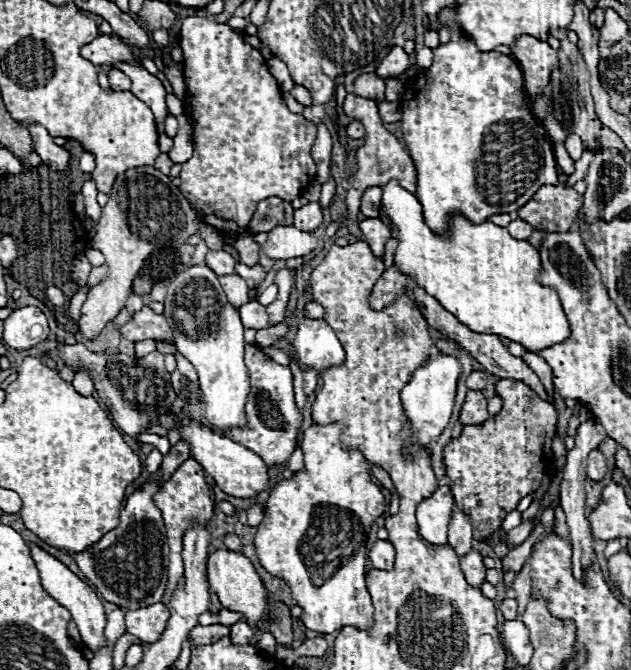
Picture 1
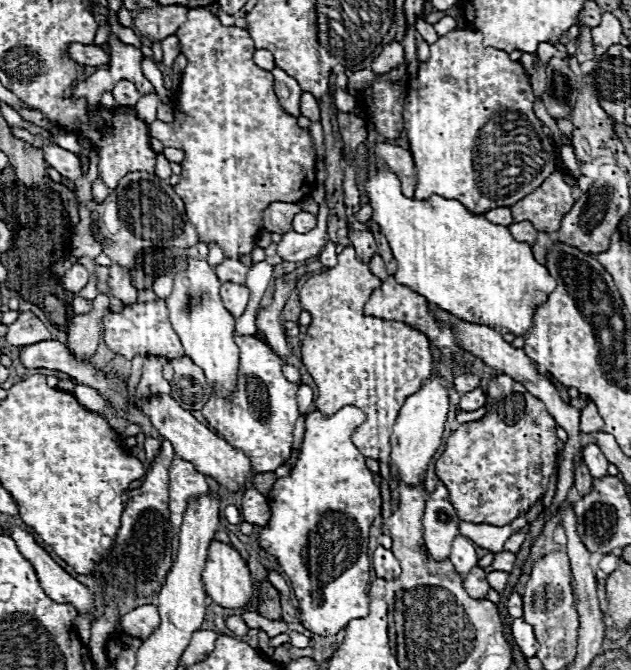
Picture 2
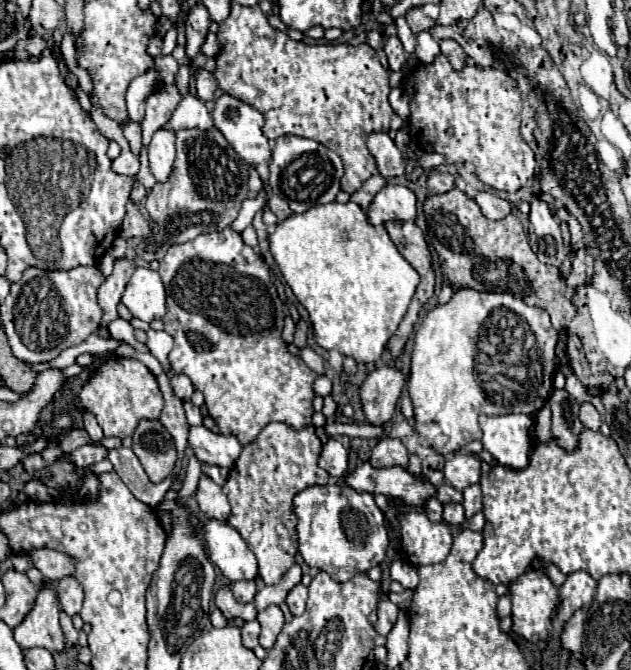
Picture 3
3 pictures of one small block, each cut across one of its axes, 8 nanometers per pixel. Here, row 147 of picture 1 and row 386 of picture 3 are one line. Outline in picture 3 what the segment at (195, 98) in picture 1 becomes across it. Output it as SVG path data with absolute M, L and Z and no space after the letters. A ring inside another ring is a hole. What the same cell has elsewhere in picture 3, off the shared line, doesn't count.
M224 228L222 232L210 232L210 234L200 234L198 238L190 240L190 242L184 242L180 246L172 246L166 256L160 260L160 268L158 268L158 274L162 278L162 284L166 288L166 314L162 318L164 322L164 332L168 332L174 340L174 348L170 350L168 354L168 362L170 362L170 372L172 374L186 374L194 388L200 390L204 394L204 400L206 400L206 406L208 406L208 414L210 418L216 422L216 426L220 428L220 432L224 436L236 436L242 446L254 442L254 438L260 434L260 430L270 424L270 422L284 422L288 426L292 426L294 430L302 430L306 426L310 426L310 420L312 420L312 414L314 414L314 408L312 408L312 400L314 400L314 380L316 380L316 372L312 372L304 362L302 358L298 356L292 356L282 340L282 324L284 324L284 304L280 302L278 298L278 292L276 292L276 286L270 284L270 272L268 268L264 268L264 260L258 258L258 254L246 246L240 238L238 232L234 232L232 228Z

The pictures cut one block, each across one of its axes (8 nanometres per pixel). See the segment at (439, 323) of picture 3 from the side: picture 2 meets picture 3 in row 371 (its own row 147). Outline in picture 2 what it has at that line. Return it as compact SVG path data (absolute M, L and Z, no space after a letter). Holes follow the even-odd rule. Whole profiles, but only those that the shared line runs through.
M452 30L444 36L438 38L438 42L430 44L430 58L426 62L420 62L418 74L414 80L410 80L408 86L408 94L404 100L404 130L410 142L410 152L414 156L416 162L416 170L418 170L418 186L416 186L416 198L418 200L428 200L432 194L438 194L442 198L450 198L450 200L458 200L462 202L470 212L474 214L484 214L492 208L500 208L500 206L512 206L518 200L522 200L524 196L528 196L532 190L536 190L538 186L542 186L542 182L554 172L556 168L556 148L552 144L552 140L544 134L544 126L542 122L534 116L532 110L534 104L534 94L532 94L532 86L528 82L528 76L524 74L520 62L510 60L510 56L504 50L496 50L496 48L486 48L482 46L482 34L478 34L476 30Z

